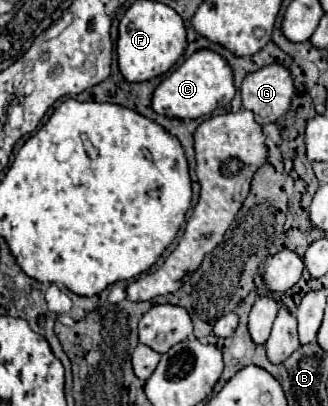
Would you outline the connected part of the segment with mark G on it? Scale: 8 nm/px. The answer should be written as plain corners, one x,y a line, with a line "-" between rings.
279,63
249,73
241,85
243,109
253,111
261,125
281,119
291,105
293,93
291,71

